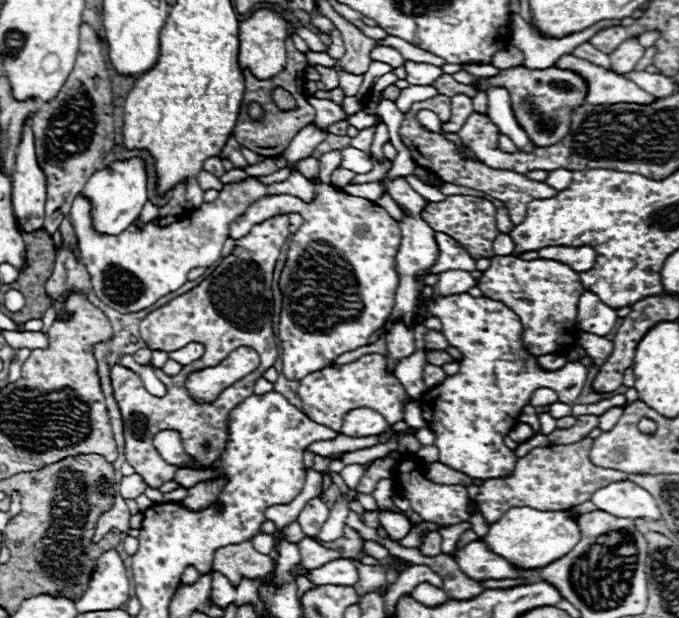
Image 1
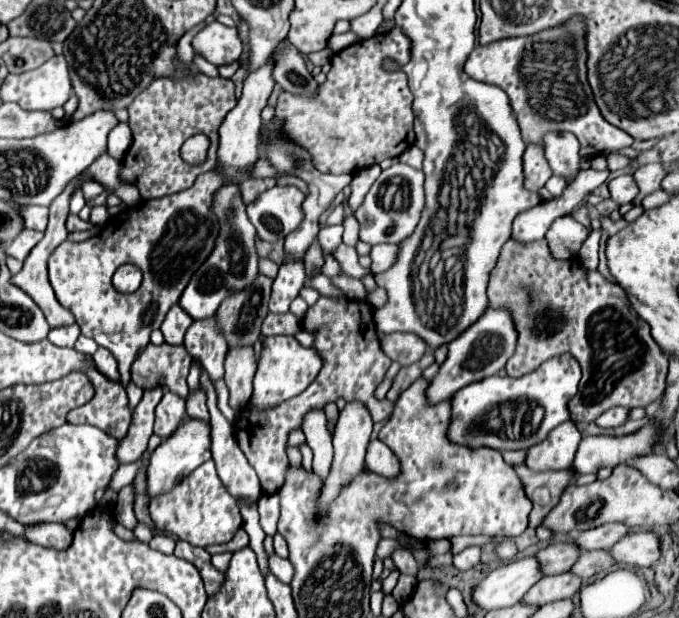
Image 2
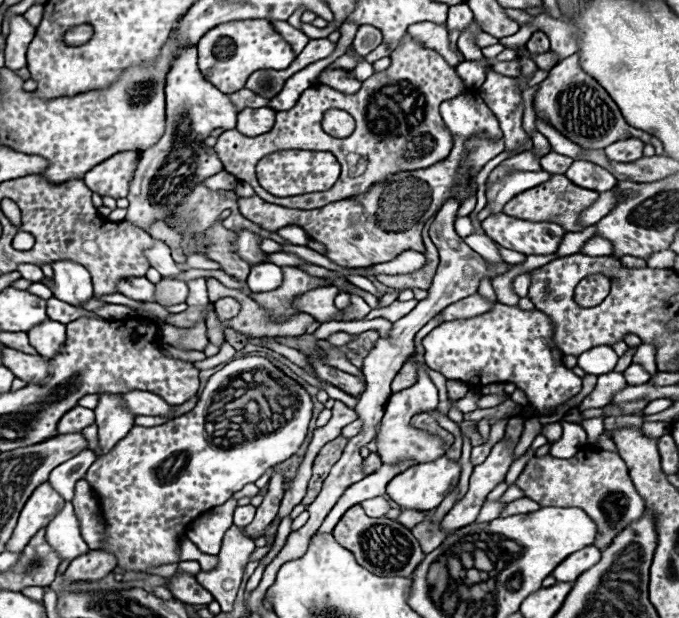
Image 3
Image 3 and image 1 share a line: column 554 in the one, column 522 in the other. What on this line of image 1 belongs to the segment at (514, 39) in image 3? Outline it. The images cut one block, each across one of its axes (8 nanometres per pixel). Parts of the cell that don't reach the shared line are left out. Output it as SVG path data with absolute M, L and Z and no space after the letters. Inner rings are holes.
M512 14L512 22L508 26L508 42L516 46L524 54L524 66L528 68L548 68L552 66L560 56L572 54L572 50L584 42L588 42L594 34L598 34L602 28L618 26L620 22L608 20L608 22L598 22L596 26L564 36L564 38L540 38L536 32L530 28L526 20L522 20L518 14Z

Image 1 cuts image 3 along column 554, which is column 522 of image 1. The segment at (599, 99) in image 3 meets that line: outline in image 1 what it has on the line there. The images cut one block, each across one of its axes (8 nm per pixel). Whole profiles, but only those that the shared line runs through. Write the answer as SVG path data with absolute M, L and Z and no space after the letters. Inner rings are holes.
M514 66L500 70L492 78L478 78L480 90L488 90L490 86L506 86L508 94L512 94L512 112L516 122L524 126L524 132L536 146L552 146L560 142L570 130L570 118L576 108L586 104L586 80L572 72L550 66L548 70L528 70L526 66Z

